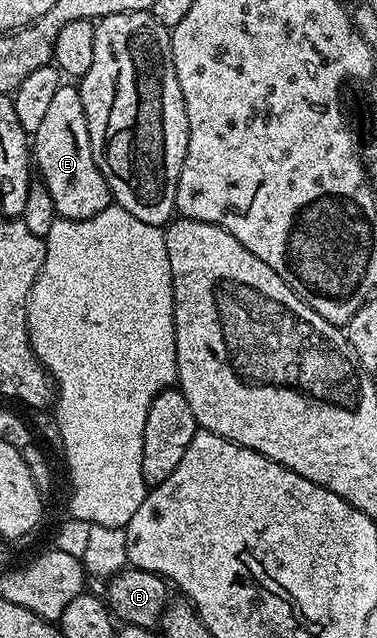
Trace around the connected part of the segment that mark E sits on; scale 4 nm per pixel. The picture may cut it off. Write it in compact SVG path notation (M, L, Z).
M62 83L51 99L43 123L31 137L31 157L35 169L45 180L45 189L53 200L54 214L72 221L91 219L111 204L109 185L103 179L91 151L87 135L87 115L83 115L81 90L76 84Z

